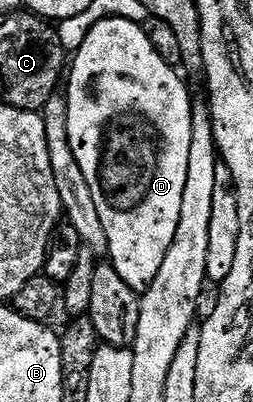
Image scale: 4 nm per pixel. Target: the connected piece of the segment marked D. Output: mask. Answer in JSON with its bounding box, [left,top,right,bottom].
[64,17,193,292]

